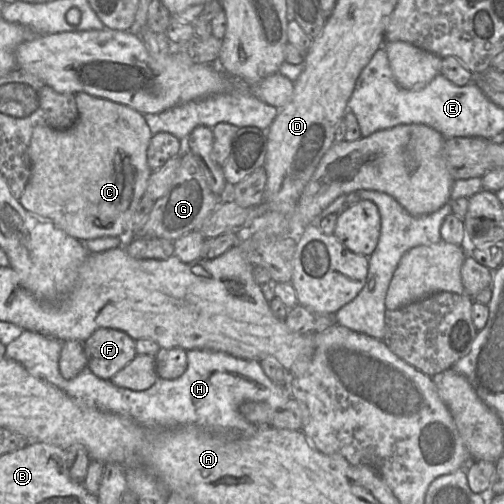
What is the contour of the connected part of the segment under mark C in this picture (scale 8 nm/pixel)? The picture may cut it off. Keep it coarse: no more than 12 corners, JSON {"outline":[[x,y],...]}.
{"outline":[[75,94],[39,125],[19,201],[80,241],[125,237],[152,173],[129,106]]}

